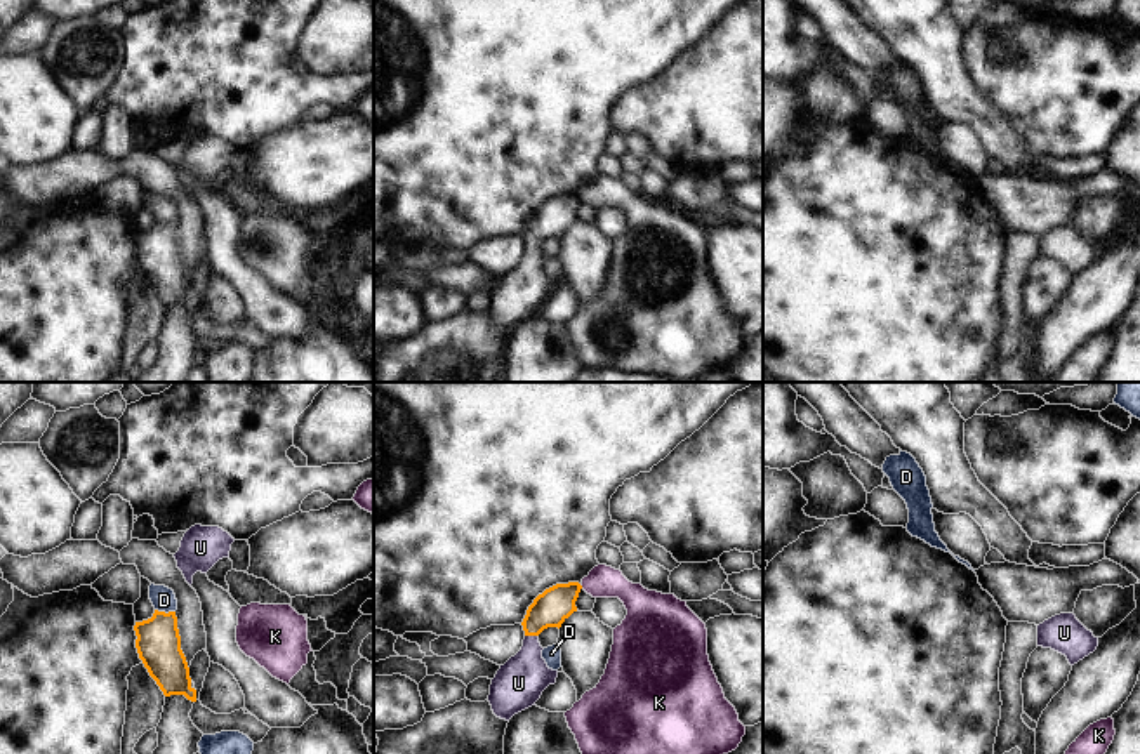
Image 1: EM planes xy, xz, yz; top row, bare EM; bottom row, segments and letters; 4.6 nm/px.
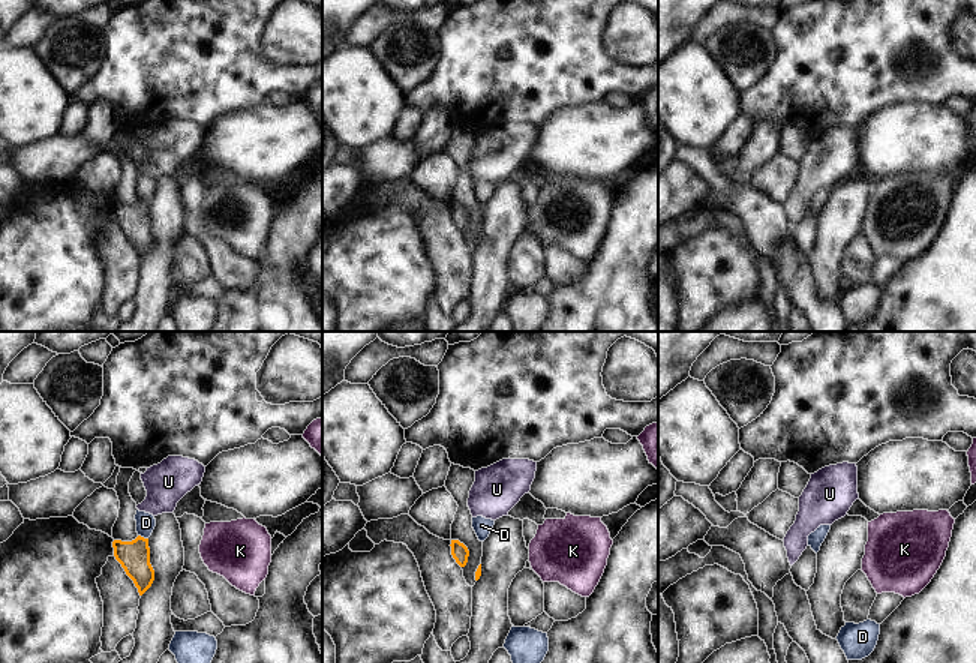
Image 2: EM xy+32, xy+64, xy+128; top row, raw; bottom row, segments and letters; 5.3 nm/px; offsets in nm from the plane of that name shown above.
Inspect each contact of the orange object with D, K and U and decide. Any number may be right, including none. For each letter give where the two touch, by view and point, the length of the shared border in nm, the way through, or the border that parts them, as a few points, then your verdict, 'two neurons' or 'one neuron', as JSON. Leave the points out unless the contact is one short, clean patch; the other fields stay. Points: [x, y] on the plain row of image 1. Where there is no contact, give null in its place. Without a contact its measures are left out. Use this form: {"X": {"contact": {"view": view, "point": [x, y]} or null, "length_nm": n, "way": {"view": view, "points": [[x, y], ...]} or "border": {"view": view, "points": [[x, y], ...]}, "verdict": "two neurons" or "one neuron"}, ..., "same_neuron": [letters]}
{"D": {"contact": {"view": "xy", "point": [164, 223]}, "length_nm": 100, "verdict": "two neurons"}, "K": {"contact": {"view": "xz", "point": [581, 197]}, "length_nm": 30, "border": {"view": "xz", "points": [[579, 195], [583, 198]]}, "verdict": "two neurons"}, "U": {"contact": {"view": "xz", "point": [532, 245]}, "length_nm": 60, "way": {"view": "xz", "points": [[556, 214], [532, 245], [527, 285], [518, 294]]}, "verdict": "one neuron"}, "same_neuron": ["U"]}

